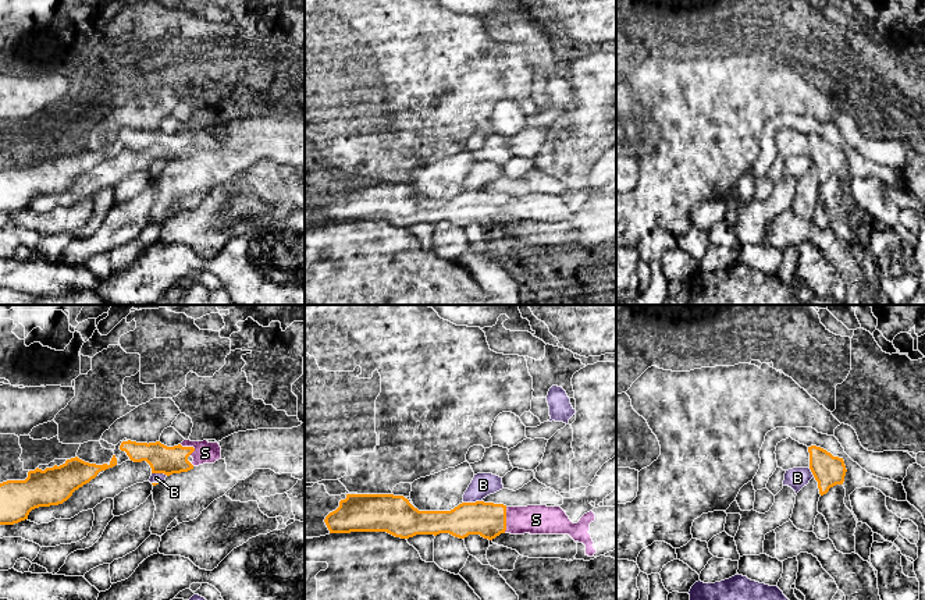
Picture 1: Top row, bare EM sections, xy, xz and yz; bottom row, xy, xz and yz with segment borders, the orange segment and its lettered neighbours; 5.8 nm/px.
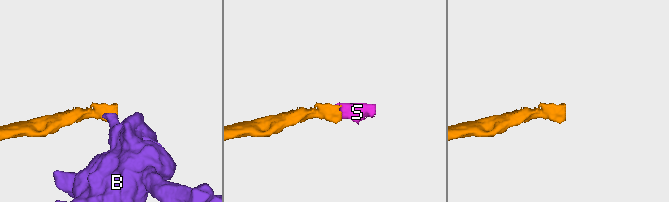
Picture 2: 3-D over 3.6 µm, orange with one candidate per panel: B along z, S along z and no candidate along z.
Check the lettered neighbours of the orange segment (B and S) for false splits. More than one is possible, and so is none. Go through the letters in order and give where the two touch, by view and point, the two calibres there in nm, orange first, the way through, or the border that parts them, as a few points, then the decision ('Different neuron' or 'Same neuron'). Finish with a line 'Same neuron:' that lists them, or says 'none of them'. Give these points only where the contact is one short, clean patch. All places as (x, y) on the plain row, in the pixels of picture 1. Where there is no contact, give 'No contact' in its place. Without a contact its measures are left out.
B: Touches orange at xz (472, 191). Thickness 200 nm (orange) against 140 nm. Boundary: xz (480, 188), (463, 191). Different neuron
S: Touches orange at xz (505, 208). Thickness 200 nm (orange) against 180 nm. Same neuron
Same neuron: S

